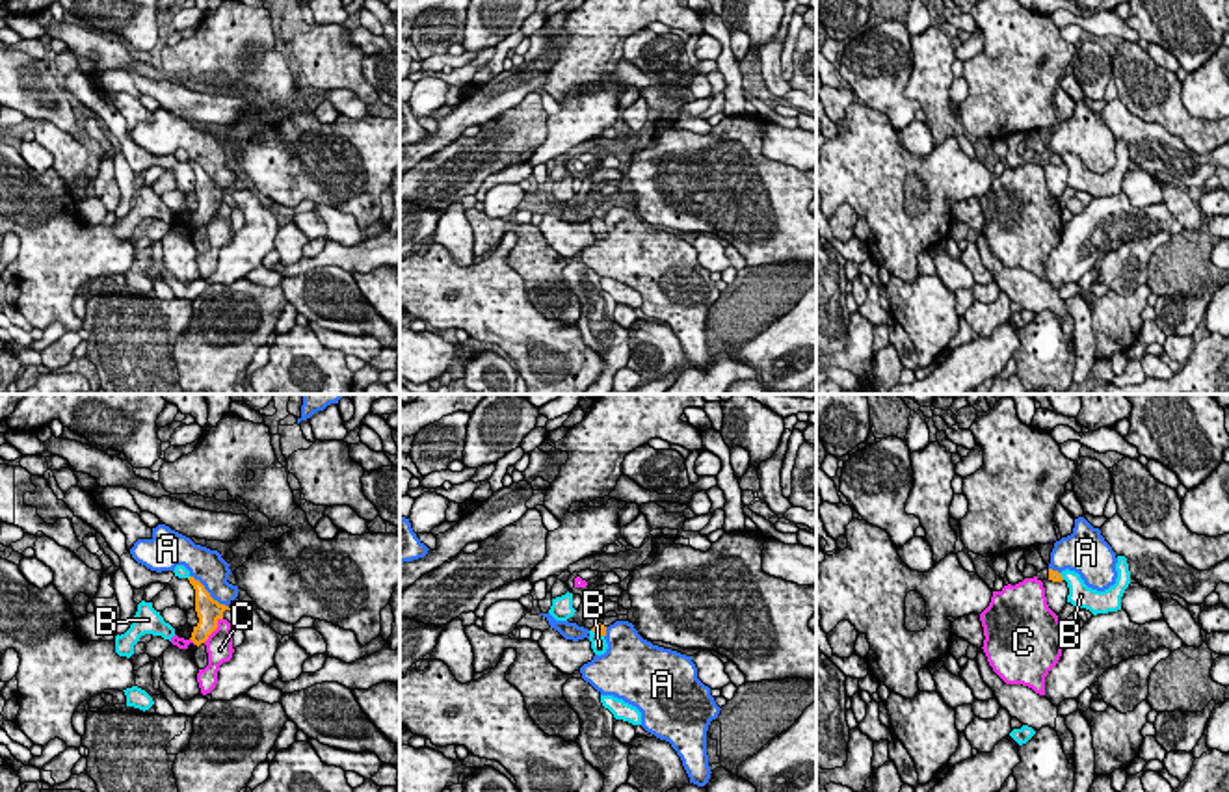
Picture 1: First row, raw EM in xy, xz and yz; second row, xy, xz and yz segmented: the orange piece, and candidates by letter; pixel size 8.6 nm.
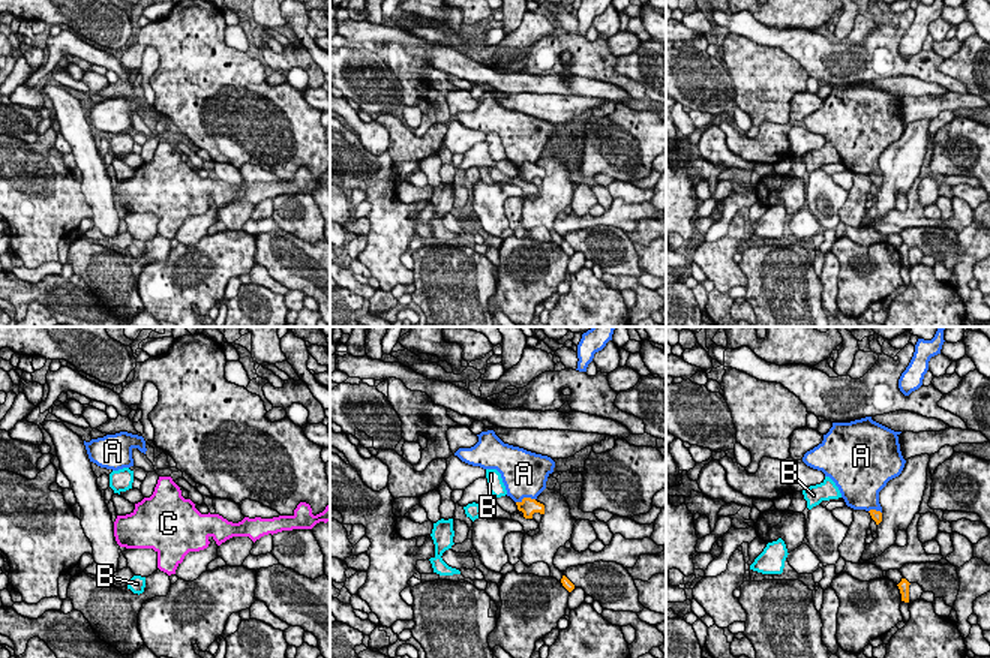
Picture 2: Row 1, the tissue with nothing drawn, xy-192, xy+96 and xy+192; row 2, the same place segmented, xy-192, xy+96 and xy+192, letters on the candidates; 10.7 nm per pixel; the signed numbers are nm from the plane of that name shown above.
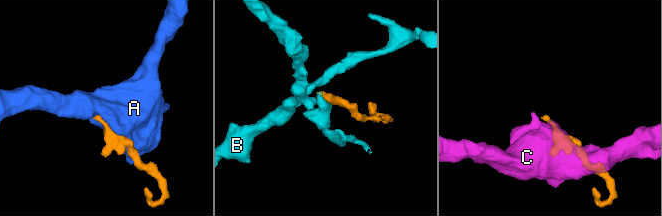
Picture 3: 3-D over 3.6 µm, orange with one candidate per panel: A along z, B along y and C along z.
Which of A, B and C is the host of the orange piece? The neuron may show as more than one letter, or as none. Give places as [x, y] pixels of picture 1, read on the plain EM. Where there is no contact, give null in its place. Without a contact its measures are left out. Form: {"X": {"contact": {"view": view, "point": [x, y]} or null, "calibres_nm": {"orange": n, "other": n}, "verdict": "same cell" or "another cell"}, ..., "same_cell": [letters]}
{"A": {"contact": {"view": "xy", "point": [209, 177]}, "calibres_nm": {"orange": 220, "other": 300}, "verdict": "another cell"}, "B": {"contact": {"view": "xz", "point": [597, 216]}, "calibres_nm": {"orange": 90, "other": 140}, "verdict": "another cell"}, "C": {"contact": {"view": "xy", "point": [214, 212]}, "calibres_nm": {"orange": 220, "other": 220}, "verdict": "another cell"}, "same_cell": []}

